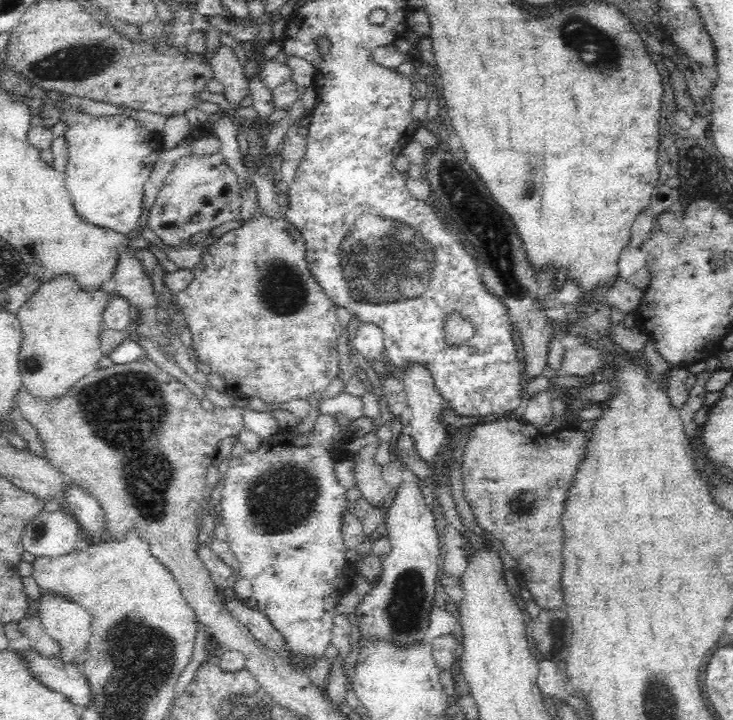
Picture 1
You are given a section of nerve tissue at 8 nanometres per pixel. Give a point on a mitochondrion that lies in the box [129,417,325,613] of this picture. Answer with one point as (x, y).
(281, 497)

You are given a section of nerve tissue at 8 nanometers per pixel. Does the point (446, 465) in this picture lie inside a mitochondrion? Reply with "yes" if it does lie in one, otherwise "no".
no

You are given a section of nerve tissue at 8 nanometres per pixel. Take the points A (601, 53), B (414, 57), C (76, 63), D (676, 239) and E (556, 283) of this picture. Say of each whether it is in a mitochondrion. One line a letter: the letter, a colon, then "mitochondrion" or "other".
A: mitochondrion
B: other
C: mitochondrion
D: mitochondrion
E: other

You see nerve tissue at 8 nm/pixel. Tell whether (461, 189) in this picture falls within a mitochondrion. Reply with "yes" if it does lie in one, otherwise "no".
yes

